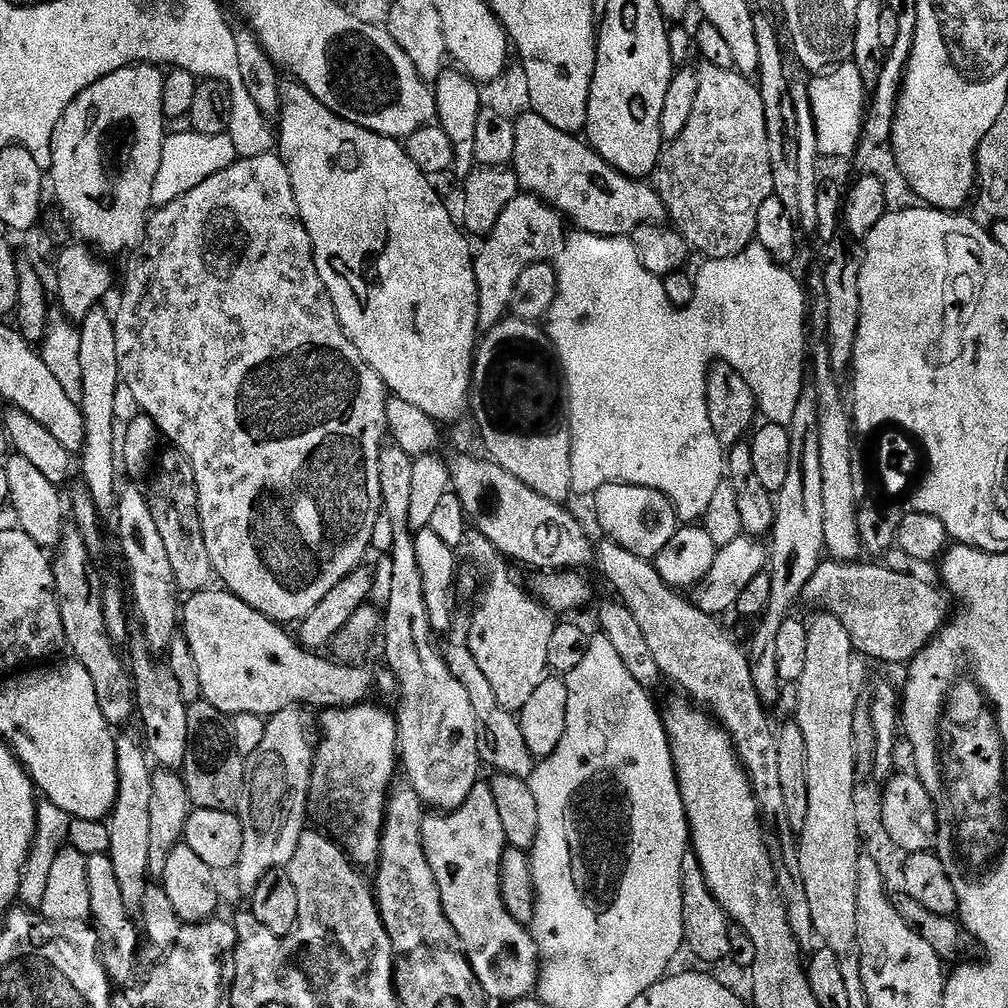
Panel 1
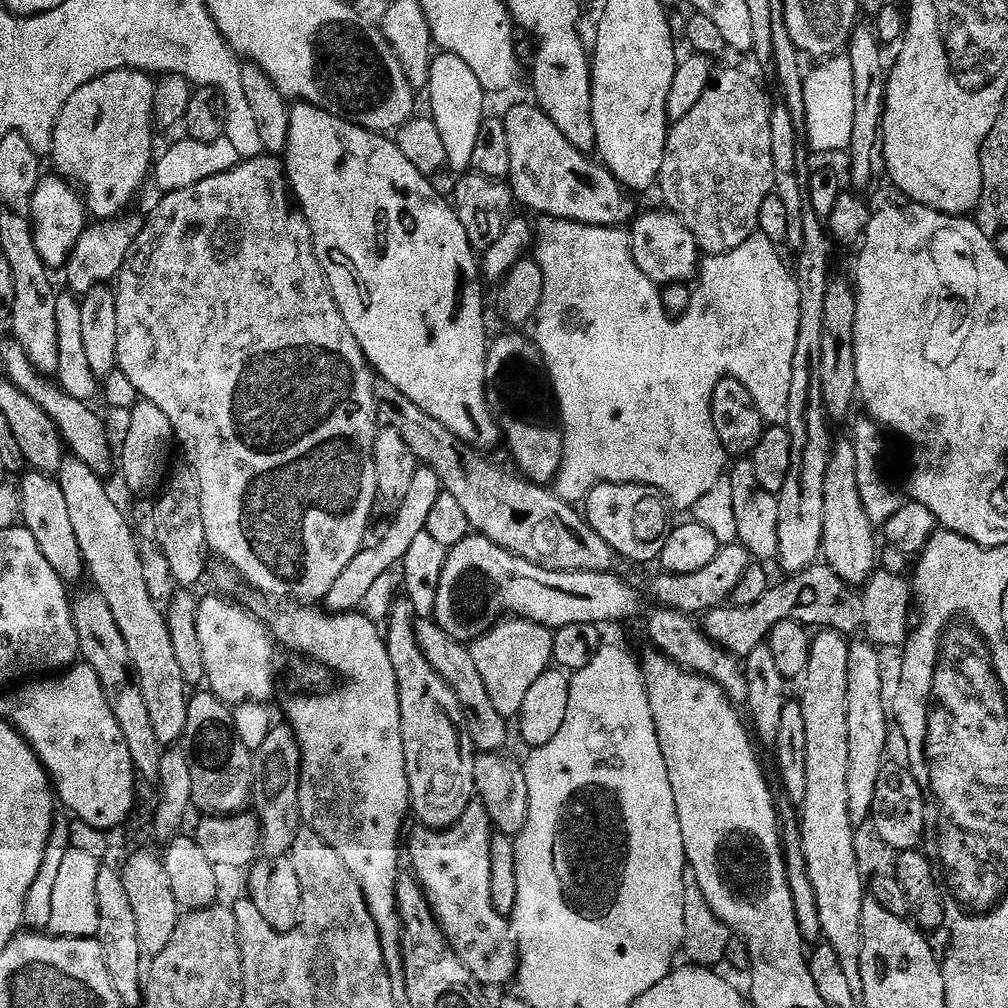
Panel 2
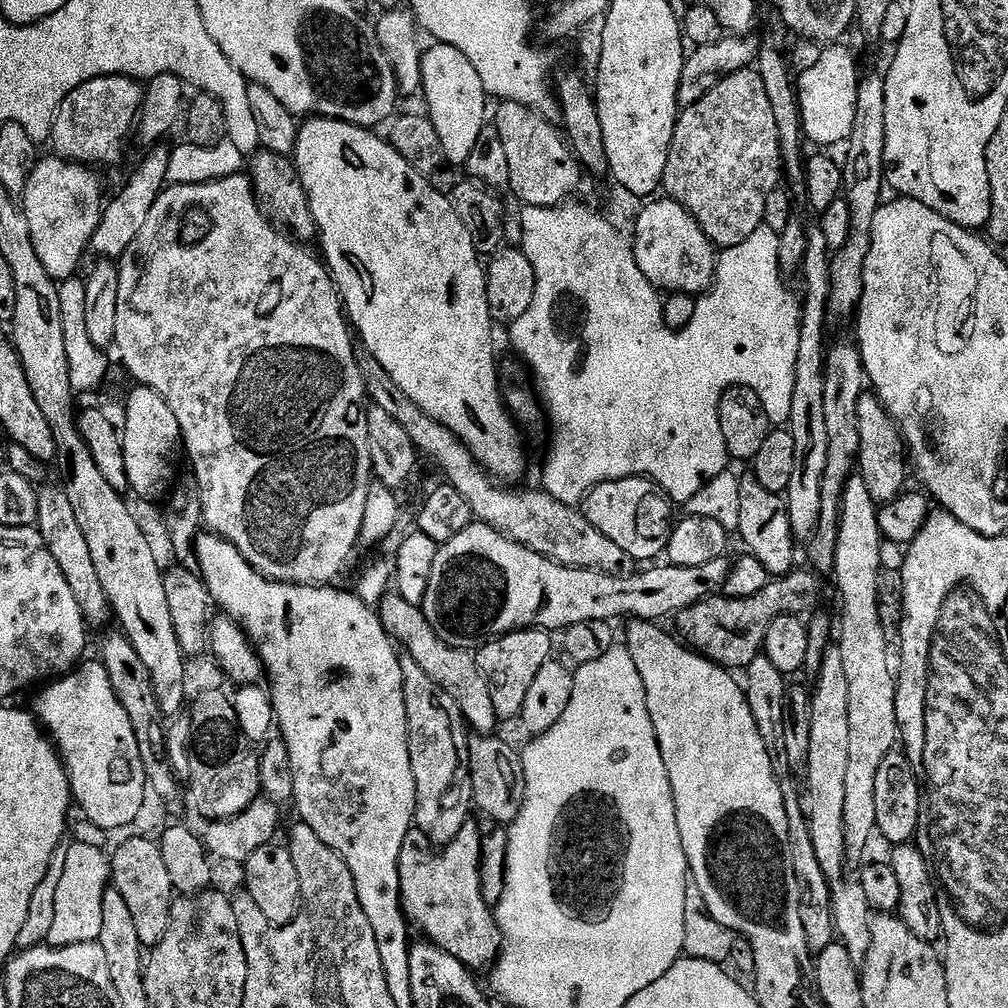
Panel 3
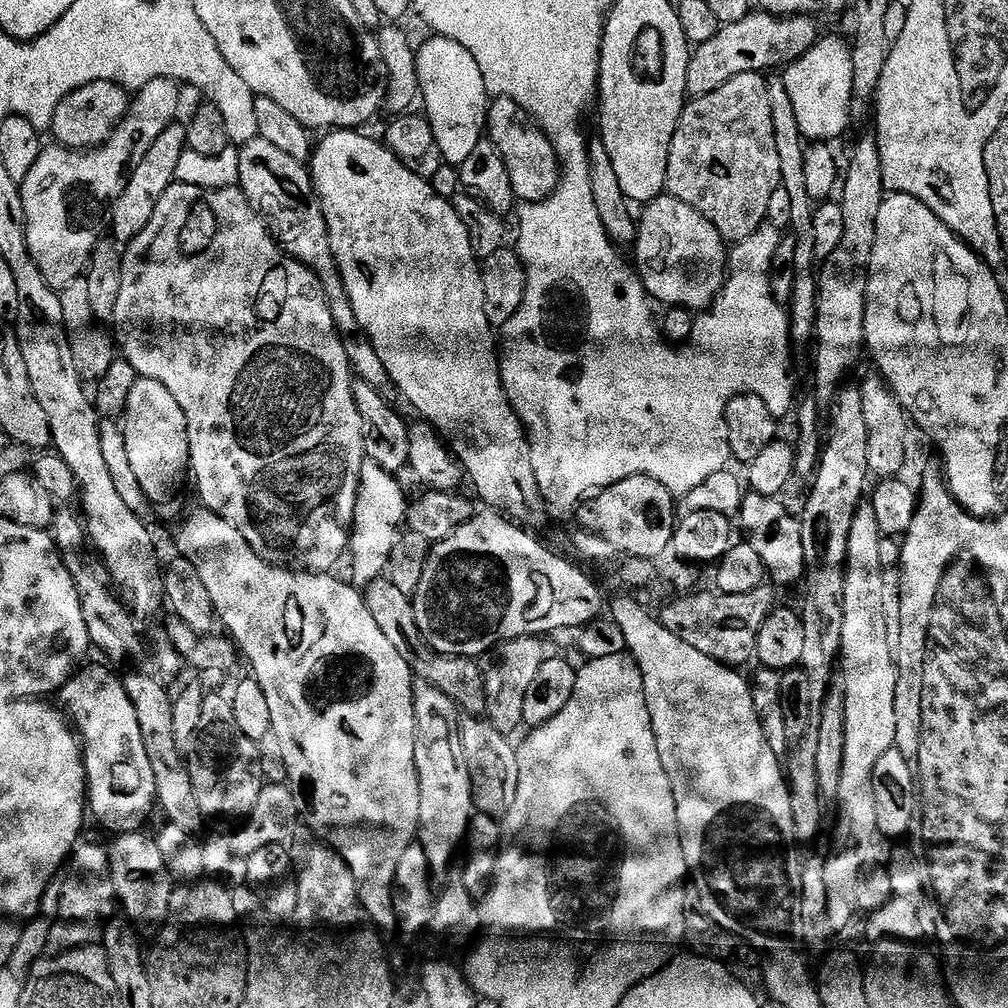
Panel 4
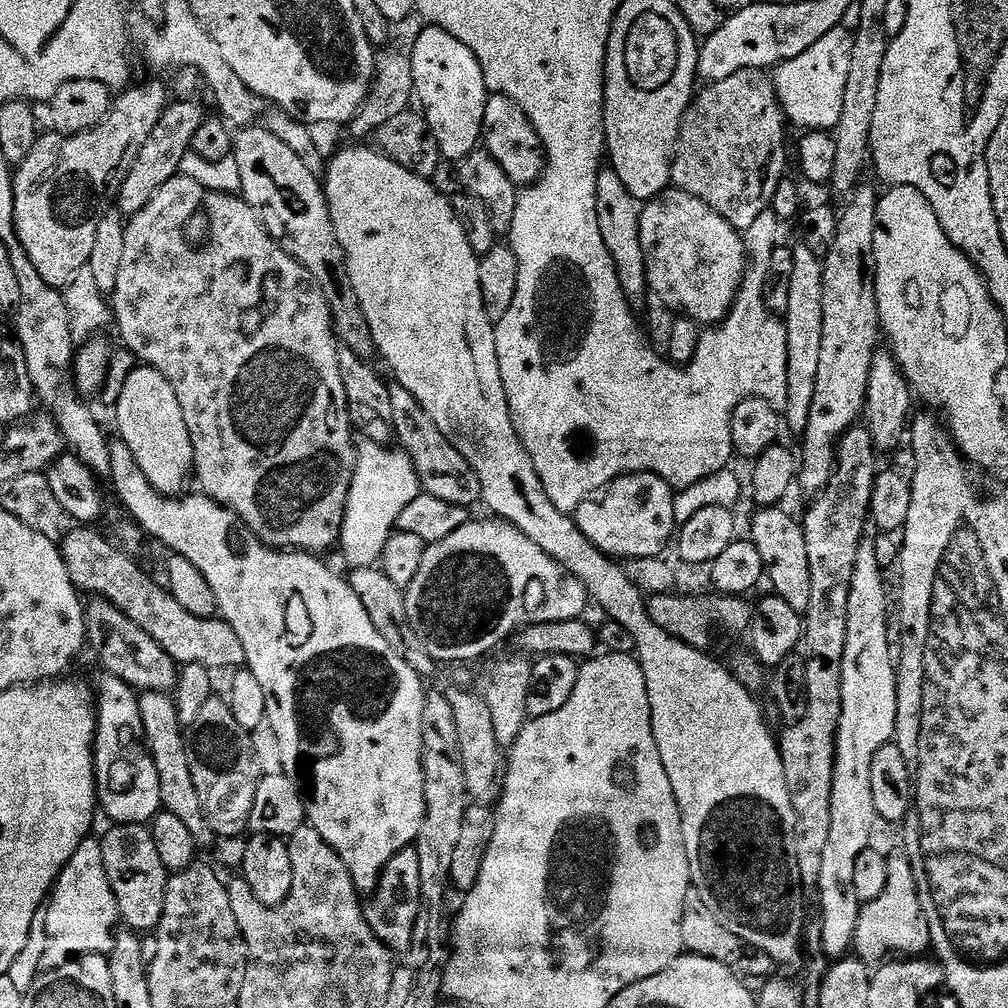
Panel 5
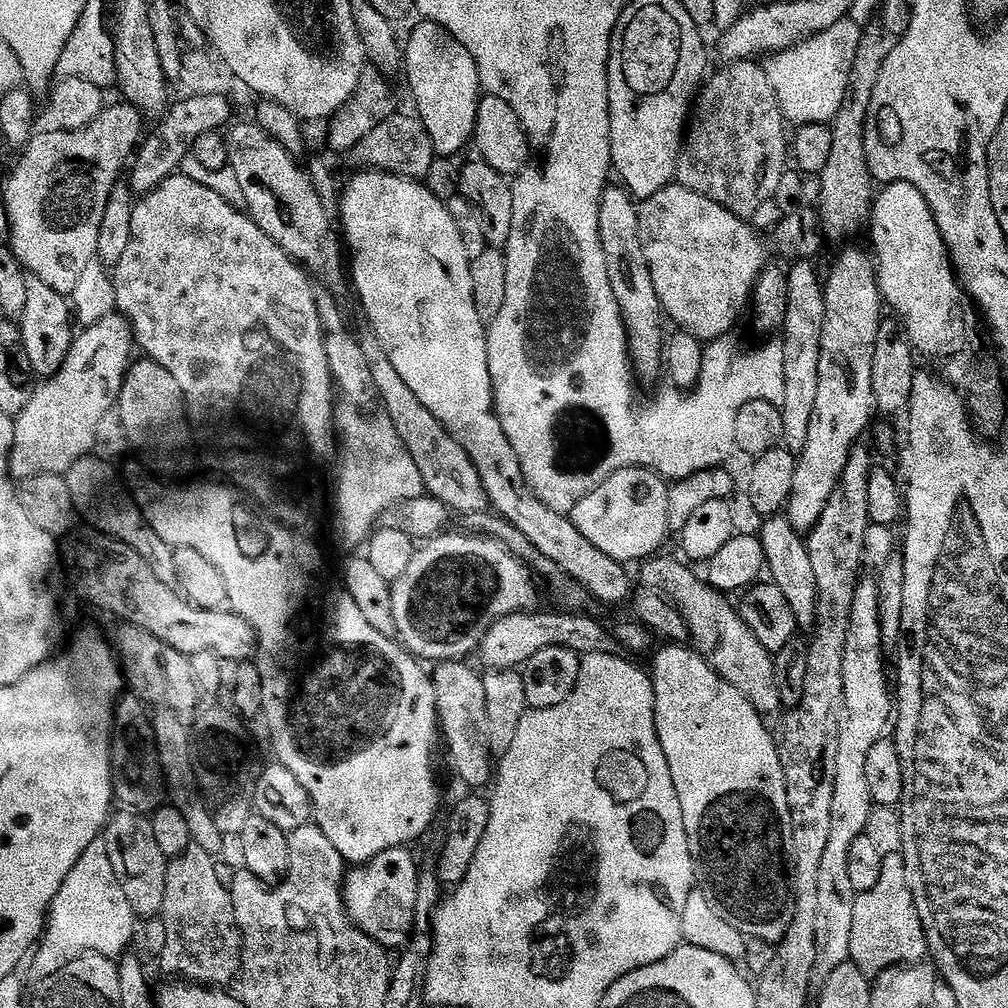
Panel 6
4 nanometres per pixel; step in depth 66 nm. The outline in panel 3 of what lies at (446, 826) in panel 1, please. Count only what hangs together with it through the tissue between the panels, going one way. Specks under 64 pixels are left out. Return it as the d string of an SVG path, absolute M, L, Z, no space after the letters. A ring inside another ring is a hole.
M469 822L458 833L457 838L450 844L437 850L433 847L431 841L427 839L419 830L413 830L406 834L406 842L402 842L402 854L398 854L398 878L400 879L400 902L404 910L405 916L413 925L416 924L425 932L427 939L431 943L436 944L442 950L446 950L446 954L450 954L454 958L458 958L469 970L477 970L476 968L487 969L489 966L495 965L498 959L498 951L502 944L502 933L496 927L493 909L482 898L482 882L480 881L480 829L475 823Z

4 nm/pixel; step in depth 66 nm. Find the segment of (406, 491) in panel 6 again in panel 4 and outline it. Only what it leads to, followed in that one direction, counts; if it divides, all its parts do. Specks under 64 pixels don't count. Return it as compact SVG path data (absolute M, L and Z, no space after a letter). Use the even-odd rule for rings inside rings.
M366 462L362 466L358 502L354 510L352 535L350 537L350 560L352 556L351 583L356 586L367 586L370 582L381 579L387 573L392 544L390 538L403 529L408 515L409 497L404 497L404 488L391 472L382 470L382 466Z

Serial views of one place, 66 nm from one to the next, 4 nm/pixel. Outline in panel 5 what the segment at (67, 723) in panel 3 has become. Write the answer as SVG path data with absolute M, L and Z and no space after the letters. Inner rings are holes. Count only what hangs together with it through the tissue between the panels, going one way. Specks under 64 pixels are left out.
M101 671L100 677L94 680L94 696L96 699L96 799L99 807L112 819L113 825L143 824L147 825L162 810L162 790L158 782L158 766L154 766L154 758L148 753L148 743L144 741L142 726L142 710L140 698L135 688L131 688L122 678L114 678L114 674Z

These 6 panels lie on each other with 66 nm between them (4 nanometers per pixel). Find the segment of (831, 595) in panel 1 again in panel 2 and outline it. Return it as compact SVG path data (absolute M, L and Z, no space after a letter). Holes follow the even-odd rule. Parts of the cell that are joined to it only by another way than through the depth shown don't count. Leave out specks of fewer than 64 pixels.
M817 562L796 575L784 578L781 584L773 583L768 592L754 602L754 606L721 606L703 613L702 627L719 648L724 648L734 657L745 658L755 647L765 643L774 626L783 620L793 620L816 630L842 632L848 638L863 638L881 649L899 649L910 635L910 625L914 620L914 593L904 576L883 570L873 572L857 590L838 578L827 563Z

